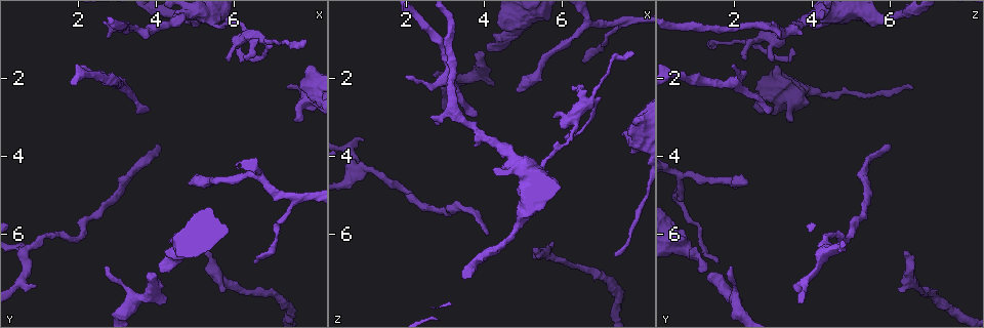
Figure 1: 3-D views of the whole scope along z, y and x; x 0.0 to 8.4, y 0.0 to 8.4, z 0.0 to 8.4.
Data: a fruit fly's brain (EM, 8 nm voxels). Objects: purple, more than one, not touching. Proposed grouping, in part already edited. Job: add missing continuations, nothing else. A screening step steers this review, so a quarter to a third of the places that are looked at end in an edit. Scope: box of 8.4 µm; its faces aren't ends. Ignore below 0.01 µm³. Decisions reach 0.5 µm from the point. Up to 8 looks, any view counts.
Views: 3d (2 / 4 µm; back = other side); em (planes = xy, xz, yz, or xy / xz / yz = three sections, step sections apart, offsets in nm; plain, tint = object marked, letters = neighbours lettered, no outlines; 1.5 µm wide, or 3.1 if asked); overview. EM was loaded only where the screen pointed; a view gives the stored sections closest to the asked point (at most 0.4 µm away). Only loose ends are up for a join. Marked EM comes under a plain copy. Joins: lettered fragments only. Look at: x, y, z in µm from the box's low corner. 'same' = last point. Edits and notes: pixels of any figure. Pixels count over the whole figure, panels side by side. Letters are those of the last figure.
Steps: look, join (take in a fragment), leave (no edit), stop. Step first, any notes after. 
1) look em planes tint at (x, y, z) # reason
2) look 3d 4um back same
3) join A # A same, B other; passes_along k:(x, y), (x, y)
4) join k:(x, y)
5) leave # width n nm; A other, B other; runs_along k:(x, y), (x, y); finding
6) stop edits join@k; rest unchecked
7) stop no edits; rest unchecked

look 3d 4um at (0.90, 7.30, 3.55) # free end

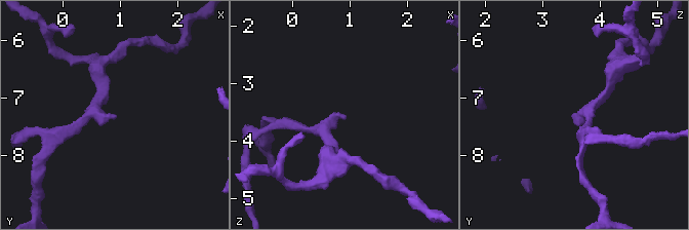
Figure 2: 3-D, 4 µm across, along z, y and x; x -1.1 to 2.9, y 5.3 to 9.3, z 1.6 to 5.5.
look em planes letters at (0.95, 7.35, 3.55) # arm_widths 170, 190 nm; need the tissue

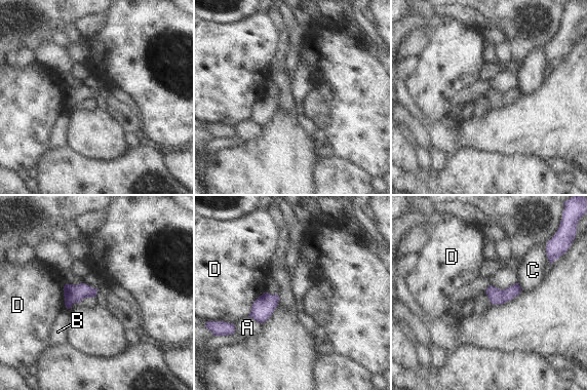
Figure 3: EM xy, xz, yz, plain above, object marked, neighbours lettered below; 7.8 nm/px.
leave # width 120 nm; A other, B other, C other, D other; border 3:(264, 291), (253, 302), (247, 316); none of them fits

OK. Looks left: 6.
look em yz step 8 letters at (4.10, 7.00, 1.25) # free end

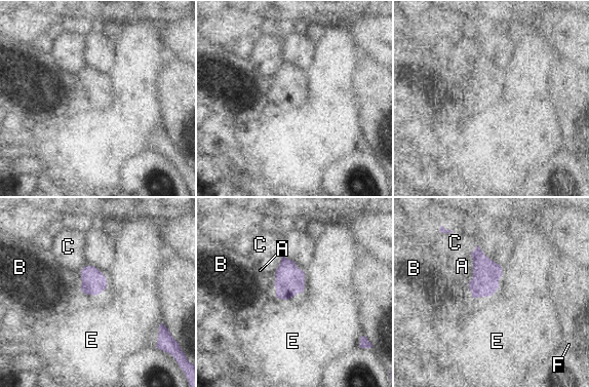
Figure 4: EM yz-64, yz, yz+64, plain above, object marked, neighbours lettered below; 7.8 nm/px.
look em planes letters same

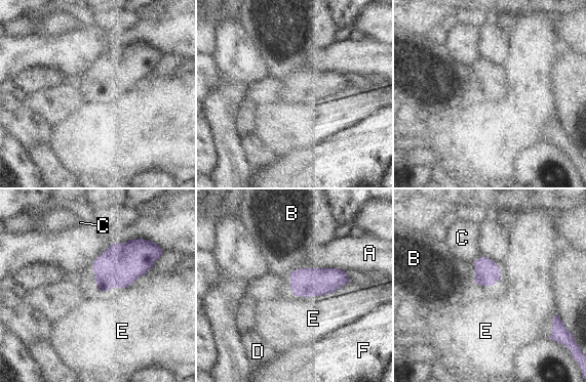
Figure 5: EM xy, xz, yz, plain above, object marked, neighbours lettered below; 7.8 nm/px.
leave # width 190 nm; A other, B other, C other, D other, E other, F other; border 5:(128, 286), (100, 291); none of them fits

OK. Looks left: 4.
look em planes letters at (5.25, 6.55, 6.40)

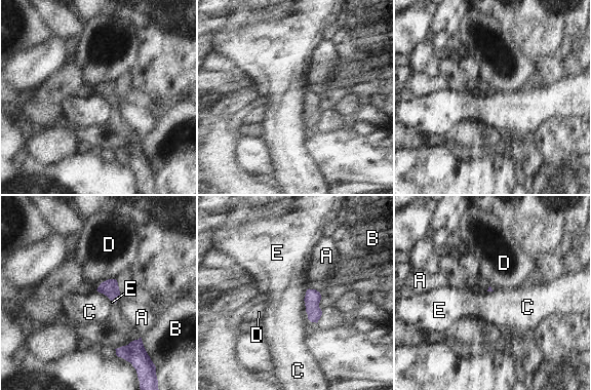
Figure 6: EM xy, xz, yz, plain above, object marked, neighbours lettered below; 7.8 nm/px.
leave # A other, B other, C other, D other, E other; no lettered fragment goes on from it

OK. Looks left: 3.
stop no edits; rest unchecked

